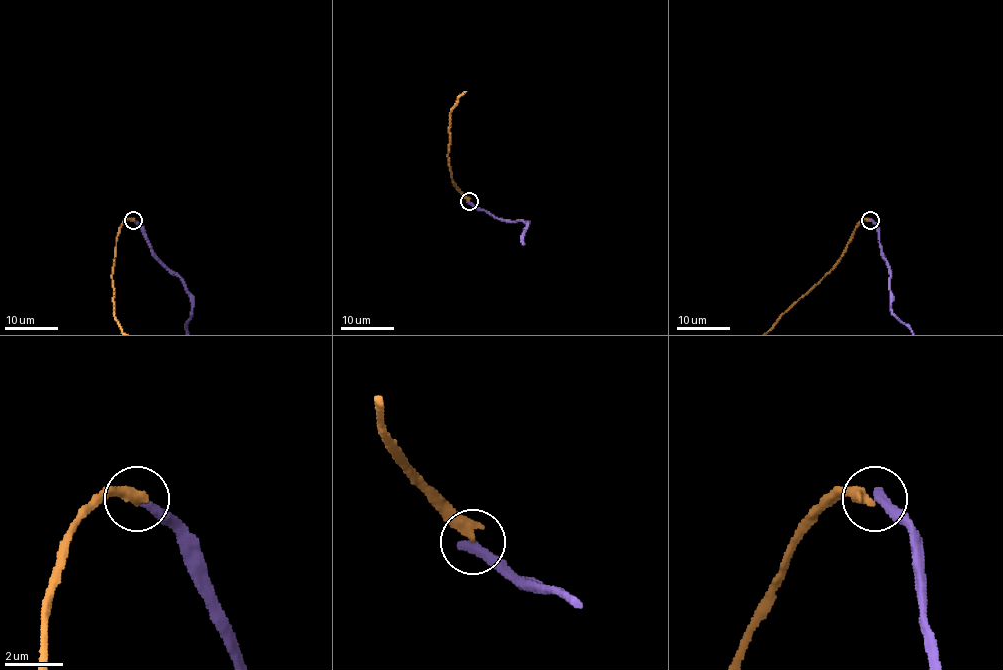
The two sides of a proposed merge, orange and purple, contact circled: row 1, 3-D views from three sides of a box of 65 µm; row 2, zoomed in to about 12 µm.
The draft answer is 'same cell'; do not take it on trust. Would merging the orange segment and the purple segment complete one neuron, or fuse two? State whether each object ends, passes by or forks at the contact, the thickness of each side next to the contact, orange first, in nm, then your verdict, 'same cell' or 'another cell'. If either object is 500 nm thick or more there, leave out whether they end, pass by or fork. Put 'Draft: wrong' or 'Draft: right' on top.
Draft: wrong
orange ends there; purple ends there; 400 nm thick on the orange side, 400 nm on the other; another cell

